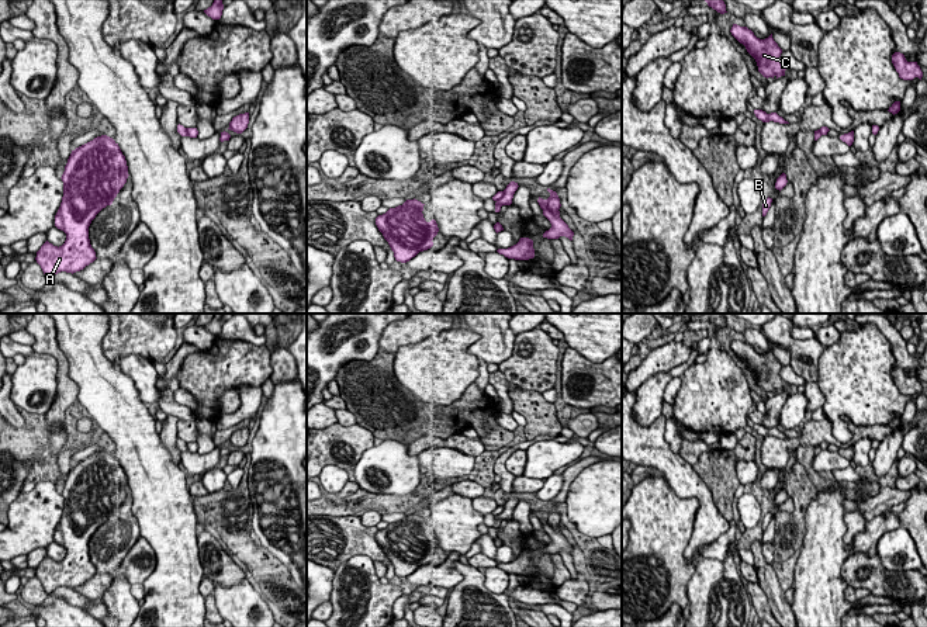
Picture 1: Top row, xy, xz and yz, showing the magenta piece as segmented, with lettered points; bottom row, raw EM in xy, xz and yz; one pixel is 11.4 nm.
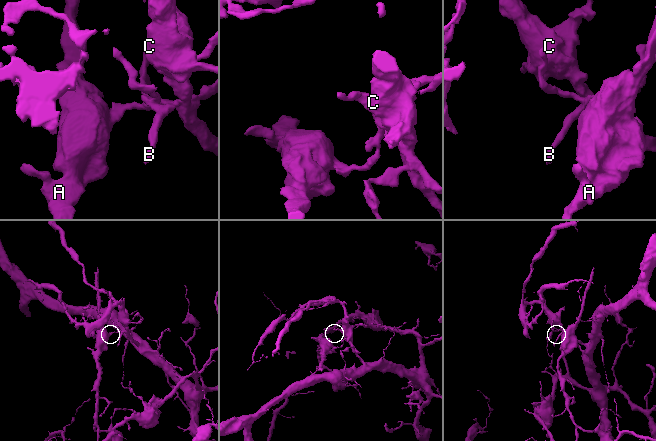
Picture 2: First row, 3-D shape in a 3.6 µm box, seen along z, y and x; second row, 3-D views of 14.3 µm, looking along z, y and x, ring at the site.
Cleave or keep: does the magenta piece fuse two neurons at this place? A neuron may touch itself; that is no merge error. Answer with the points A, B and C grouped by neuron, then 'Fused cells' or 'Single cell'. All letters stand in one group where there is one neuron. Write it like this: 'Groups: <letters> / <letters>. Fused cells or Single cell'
Groups: A / B C. Fused cells

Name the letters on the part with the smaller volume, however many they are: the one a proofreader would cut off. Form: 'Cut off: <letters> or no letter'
Cut off: A

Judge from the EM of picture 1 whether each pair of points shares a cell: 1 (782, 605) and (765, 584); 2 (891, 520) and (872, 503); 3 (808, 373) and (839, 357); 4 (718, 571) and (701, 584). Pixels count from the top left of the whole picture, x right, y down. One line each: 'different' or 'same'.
1: same
2: different
3: different
4: same

